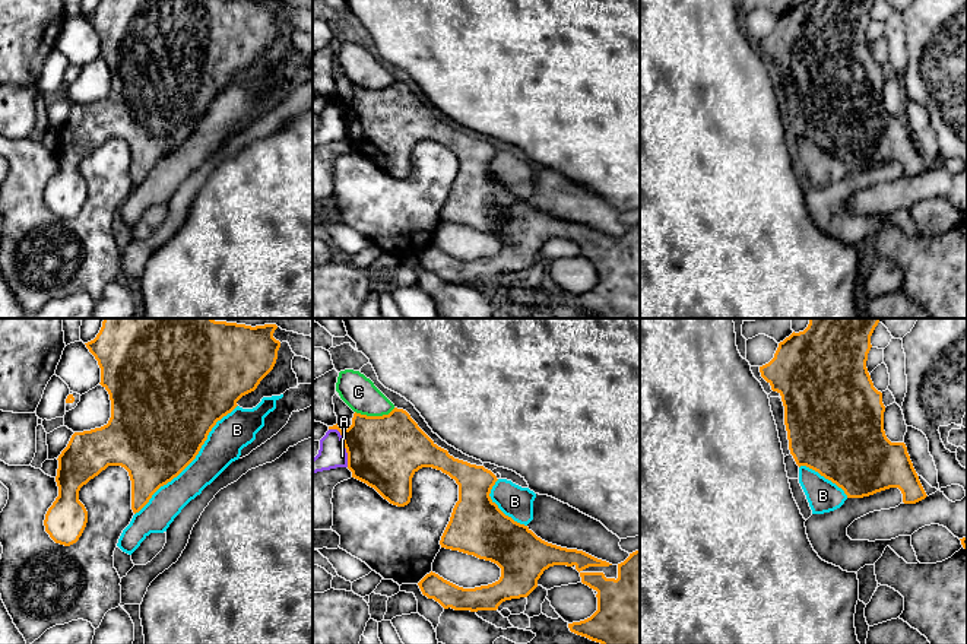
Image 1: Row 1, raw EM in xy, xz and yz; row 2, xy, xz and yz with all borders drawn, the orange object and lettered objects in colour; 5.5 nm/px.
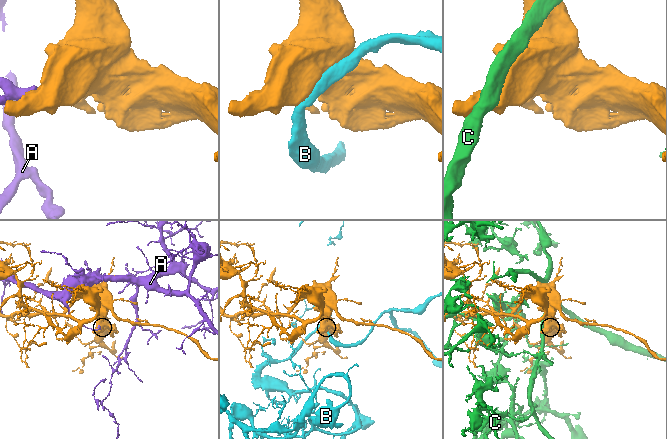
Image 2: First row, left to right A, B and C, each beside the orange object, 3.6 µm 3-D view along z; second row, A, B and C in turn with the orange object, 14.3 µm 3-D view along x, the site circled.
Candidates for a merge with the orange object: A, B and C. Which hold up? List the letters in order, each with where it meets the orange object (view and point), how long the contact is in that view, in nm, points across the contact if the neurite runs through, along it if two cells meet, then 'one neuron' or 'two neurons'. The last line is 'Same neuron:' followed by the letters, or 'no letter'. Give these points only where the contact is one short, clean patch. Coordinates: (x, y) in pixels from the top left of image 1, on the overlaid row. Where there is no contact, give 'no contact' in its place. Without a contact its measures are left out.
A: contact xz (344, 444); length 240 nm; two neurons
B: contact xy (192, 460); length 850 nm; one neuron
C: contact xz (374, 416); length 220 nm; two neurons
Same neuron: B

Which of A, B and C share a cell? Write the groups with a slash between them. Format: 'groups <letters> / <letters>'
groups A / B / C

